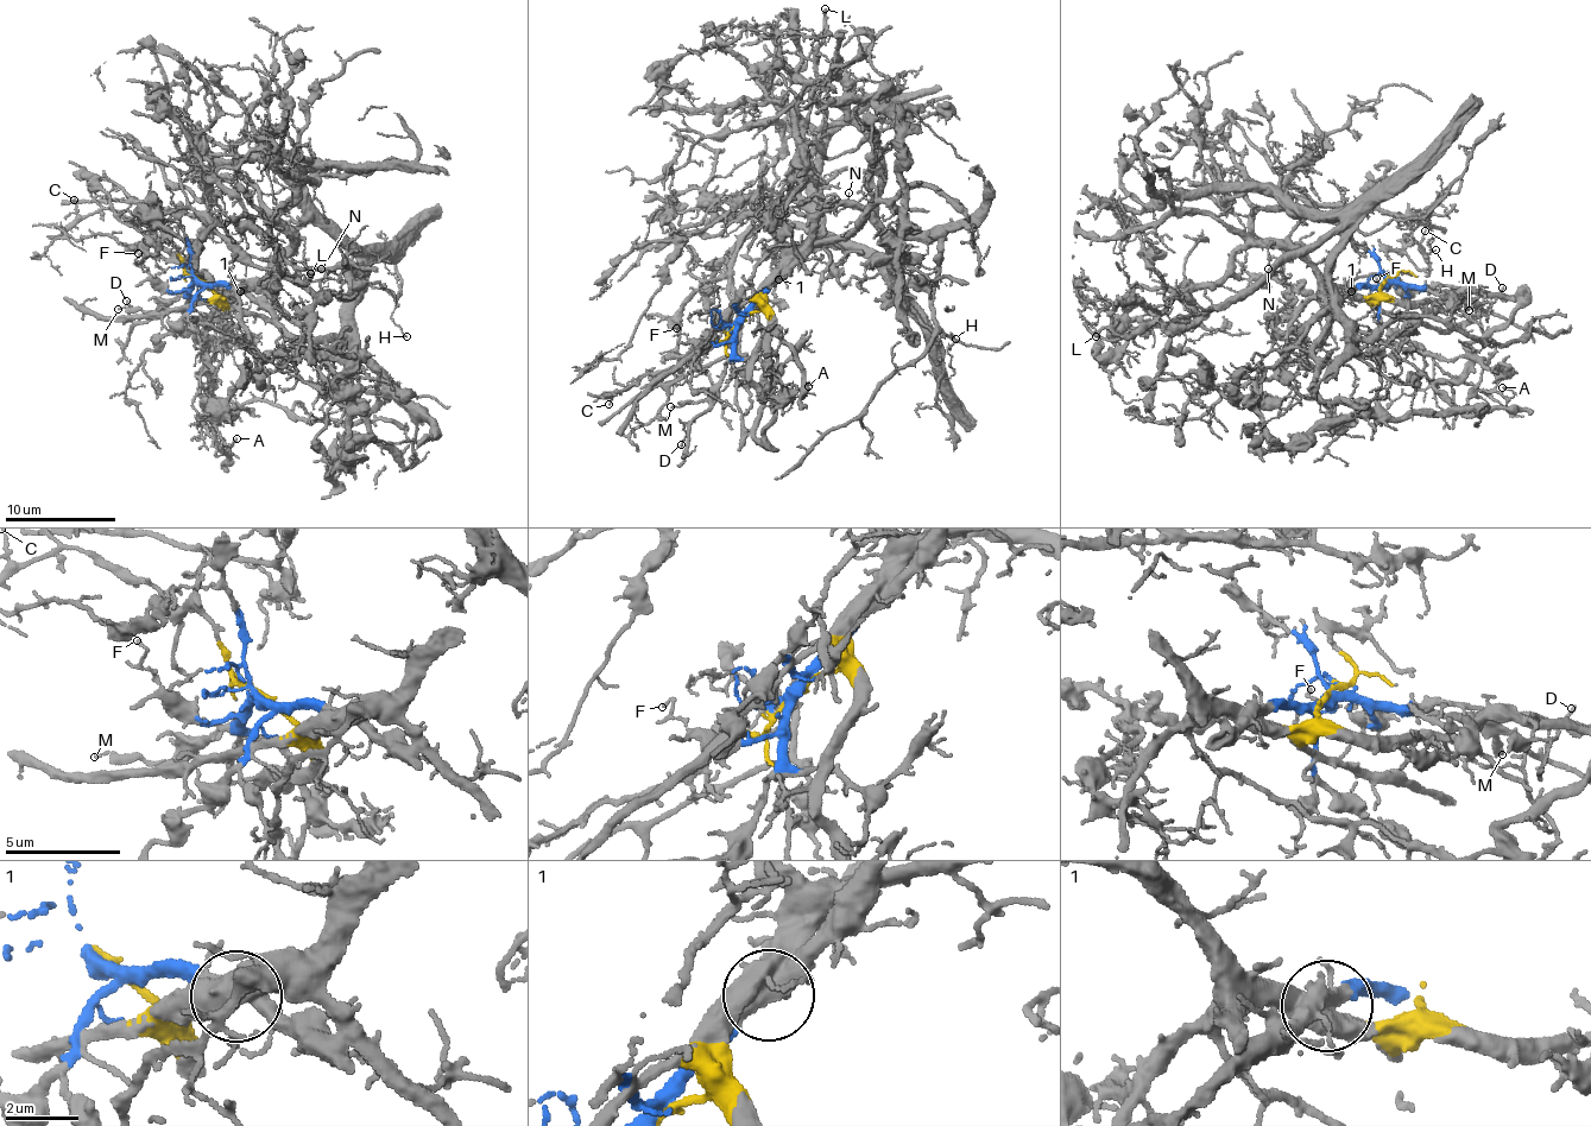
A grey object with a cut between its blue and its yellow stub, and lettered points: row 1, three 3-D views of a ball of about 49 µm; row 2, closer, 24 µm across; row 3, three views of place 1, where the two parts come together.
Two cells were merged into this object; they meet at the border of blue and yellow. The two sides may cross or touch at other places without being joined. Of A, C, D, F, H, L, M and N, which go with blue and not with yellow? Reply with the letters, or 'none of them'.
D, F, H, M, N

